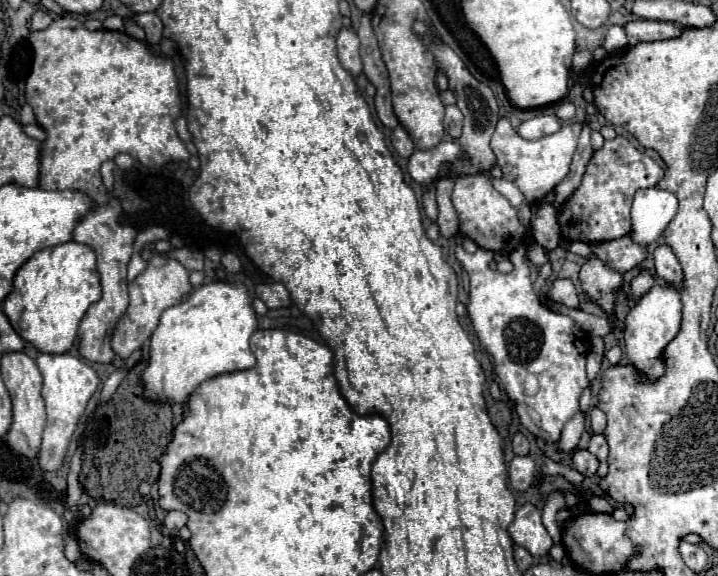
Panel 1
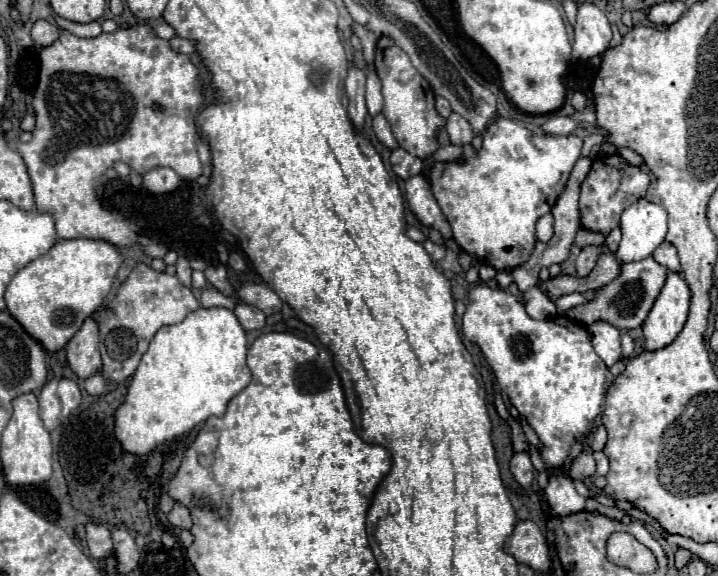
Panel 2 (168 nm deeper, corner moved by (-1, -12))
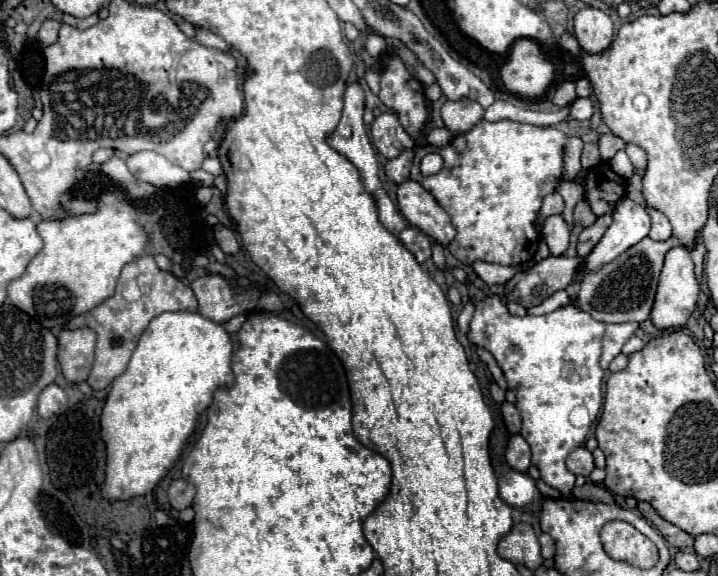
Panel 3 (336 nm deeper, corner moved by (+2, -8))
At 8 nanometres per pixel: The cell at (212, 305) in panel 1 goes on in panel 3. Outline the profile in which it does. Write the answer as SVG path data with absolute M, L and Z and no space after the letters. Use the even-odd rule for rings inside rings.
M163 312L159 316L155 316L149 326L145 328L145 332L141 334L139 338L139 344L131 356L131 362L127 366L127 370L113 380L111 384L111 390L107 394L107 400L105 400L105 406L103 406L103 412L101 412L101 438L105 440L105 450L107 450L107 466L105 466L105 484L101 486L103 488L103 496L105 500L131 500L133 496L143 496L147 492L151 492L157 482L167 474L167 470L175 464L175 460L179 458L181 454L181 448L185 444L185 440L189 438L189 434L193 432L195 428L195 422L197 422L197 416L211 404L213 400L213 392L215 388L223 386L223 384L231 384L233 382L233 372L231 372L231 340L229 340L229 334L225 332L225 328L213 320L207 320L203 318L199 312L191 314L191 312Z

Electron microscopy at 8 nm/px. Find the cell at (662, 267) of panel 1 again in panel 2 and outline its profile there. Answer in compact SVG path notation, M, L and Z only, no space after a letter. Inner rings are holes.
M662 242L662 244L656 248L656 252L652 254L652 258L654 258L660 266L664 266L668 272L680 272L678 252L676 252L676 248L674 248L672 244Z

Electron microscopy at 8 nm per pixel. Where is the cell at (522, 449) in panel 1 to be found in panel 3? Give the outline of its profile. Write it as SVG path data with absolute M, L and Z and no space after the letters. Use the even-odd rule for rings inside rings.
M503 402L501 404L501 414L503 414L503 420L507 424L507 430L511 434L519 434L521 432L521 416L519 416L519 410L515 408L515 404Z

